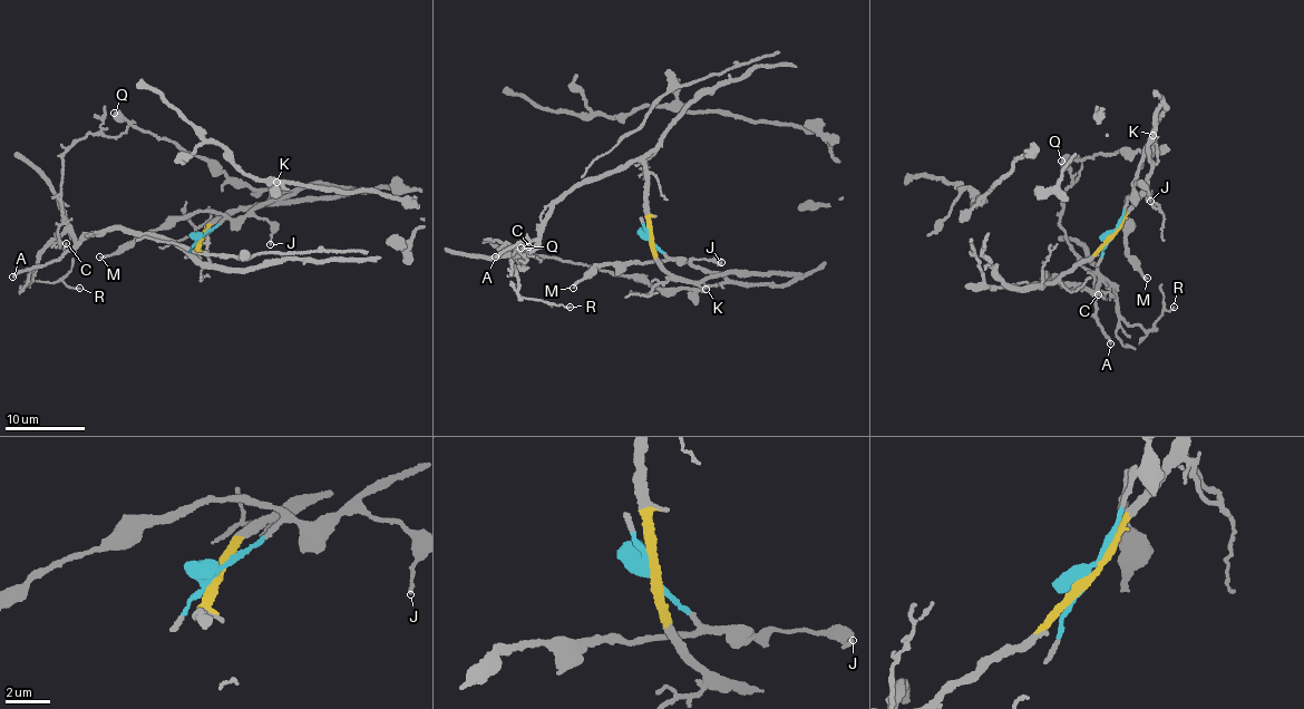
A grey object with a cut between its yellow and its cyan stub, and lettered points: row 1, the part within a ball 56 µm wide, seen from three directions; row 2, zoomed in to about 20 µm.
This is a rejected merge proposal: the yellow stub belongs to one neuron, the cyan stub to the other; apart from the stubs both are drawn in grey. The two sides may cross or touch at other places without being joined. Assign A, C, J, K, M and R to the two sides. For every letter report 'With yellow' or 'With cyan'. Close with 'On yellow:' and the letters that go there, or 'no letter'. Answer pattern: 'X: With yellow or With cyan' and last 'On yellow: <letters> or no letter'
A: With yellow
C: With yellow
J: With cyan
K: With yellow
M: With cyan
R: With yellow
On yellow: A, C, K, R

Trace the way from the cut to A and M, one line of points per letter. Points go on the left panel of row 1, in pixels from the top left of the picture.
A: (201, 239), (196, 251), (201, 259), (196, 262), (164, 240), (118, 229), (103, 232), (12, 277)
M: (201, 236), (225, 217), (222, 214), (194, 211), (181, 217), (173, 216), (135, 241), (99, 256)

